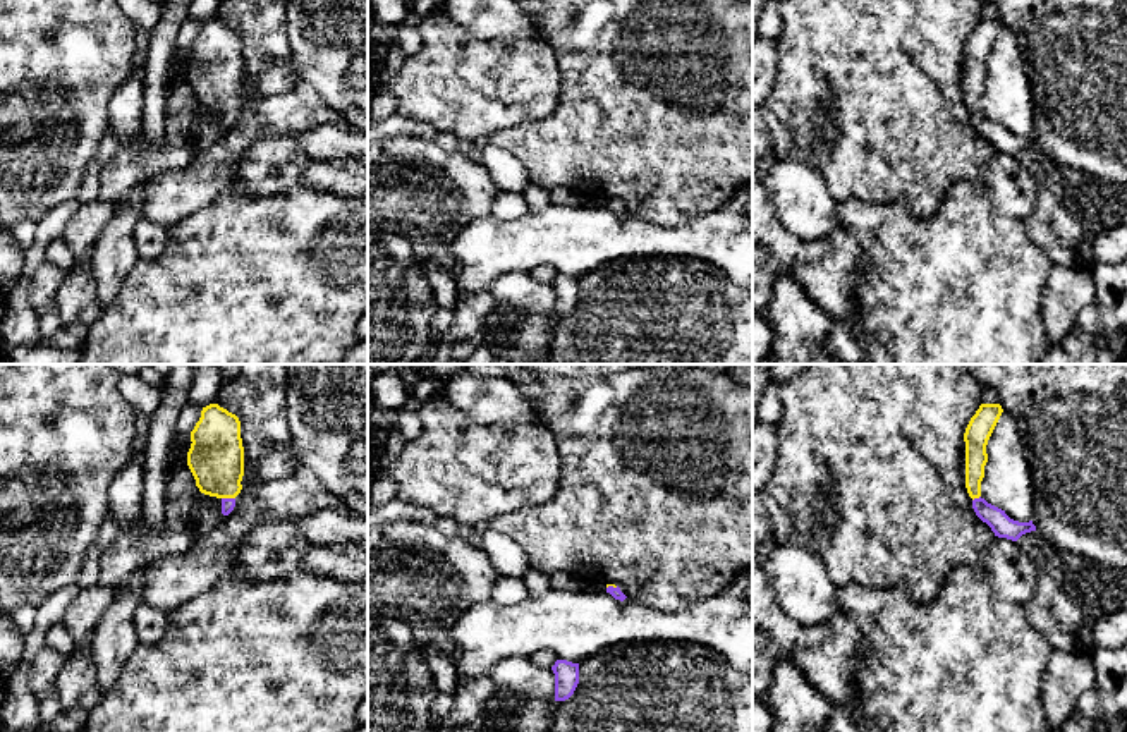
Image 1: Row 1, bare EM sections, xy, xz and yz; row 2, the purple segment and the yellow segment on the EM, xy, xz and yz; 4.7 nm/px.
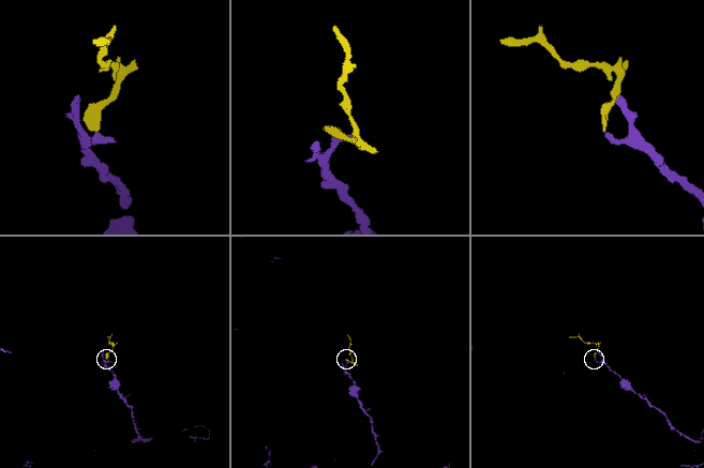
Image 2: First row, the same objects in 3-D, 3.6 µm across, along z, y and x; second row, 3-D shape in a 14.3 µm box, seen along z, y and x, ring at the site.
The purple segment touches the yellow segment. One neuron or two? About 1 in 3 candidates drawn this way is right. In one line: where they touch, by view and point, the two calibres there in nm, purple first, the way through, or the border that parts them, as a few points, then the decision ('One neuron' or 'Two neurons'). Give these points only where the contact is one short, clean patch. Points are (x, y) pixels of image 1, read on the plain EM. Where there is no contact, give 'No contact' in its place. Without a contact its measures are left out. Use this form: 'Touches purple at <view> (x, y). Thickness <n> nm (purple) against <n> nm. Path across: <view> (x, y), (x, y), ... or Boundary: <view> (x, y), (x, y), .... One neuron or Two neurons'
Touches purple at xy (229, 114). Thickness 60 nm (purple) against 260 nm. Path across: xy (227, 119), (229, 114), (215, 73). One neuron

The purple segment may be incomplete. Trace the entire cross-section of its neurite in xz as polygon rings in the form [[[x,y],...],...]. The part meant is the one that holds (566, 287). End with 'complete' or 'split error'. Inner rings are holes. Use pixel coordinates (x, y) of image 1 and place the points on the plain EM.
[[[557,275],[551,285],[555,289],[555,316],[569,314],[579,299],[579,278]]]; complete

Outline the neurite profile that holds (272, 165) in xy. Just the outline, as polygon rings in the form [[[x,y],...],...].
[[[299,132],[254,143],[242,156],[234,182],[247,196],[273,196],[301,184],[311,156],[301,148]]]

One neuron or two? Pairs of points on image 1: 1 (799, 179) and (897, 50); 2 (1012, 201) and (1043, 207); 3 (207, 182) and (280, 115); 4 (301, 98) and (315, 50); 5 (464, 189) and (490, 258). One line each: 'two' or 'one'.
1: two
2: two
3: one
4: two
5: two

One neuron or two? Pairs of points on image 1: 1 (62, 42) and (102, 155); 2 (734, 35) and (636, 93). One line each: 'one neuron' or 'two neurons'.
1: two neurons
2: one neuron

